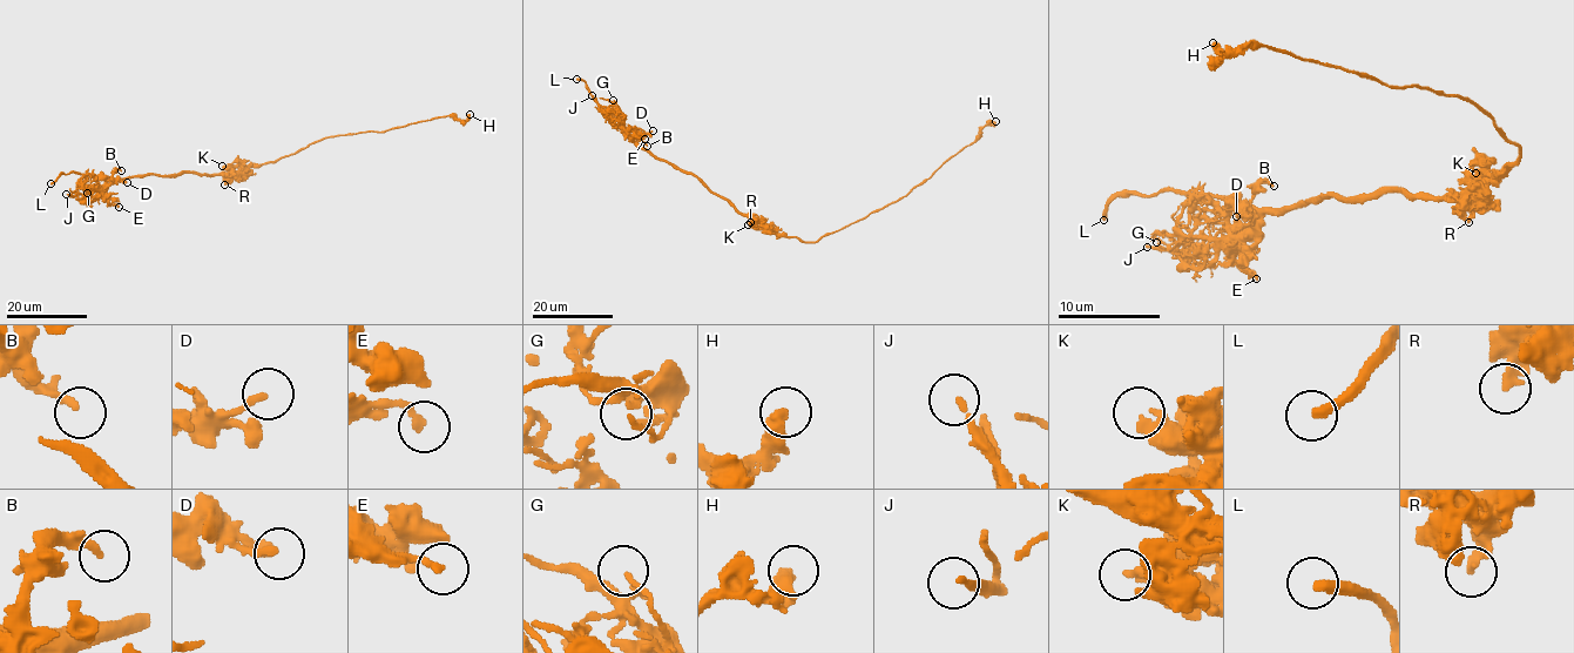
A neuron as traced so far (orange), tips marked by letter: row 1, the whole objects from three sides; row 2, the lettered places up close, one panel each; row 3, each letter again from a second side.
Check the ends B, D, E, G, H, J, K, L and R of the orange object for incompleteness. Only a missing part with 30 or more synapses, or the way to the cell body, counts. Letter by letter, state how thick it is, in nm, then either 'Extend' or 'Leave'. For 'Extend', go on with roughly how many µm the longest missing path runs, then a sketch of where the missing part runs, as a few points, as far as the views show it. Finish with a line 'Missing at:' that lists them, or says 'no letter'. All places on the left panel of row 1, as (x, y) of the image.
B: Thickness 220 nm. Leave
D: Thickness 200 nm. Leave
E: Thickness 220 nm. Leave
G: Thickness 120 nm. Leave
H: Thickness 320 nm. Leave
J: Thickness 180 nm. Leave
K: Thickness 360 nm. Leave
L: Thickness 320 nm. Extend. Missing length about 45 µm
R: Thickness 280 nm. Leave
Missing at: L

